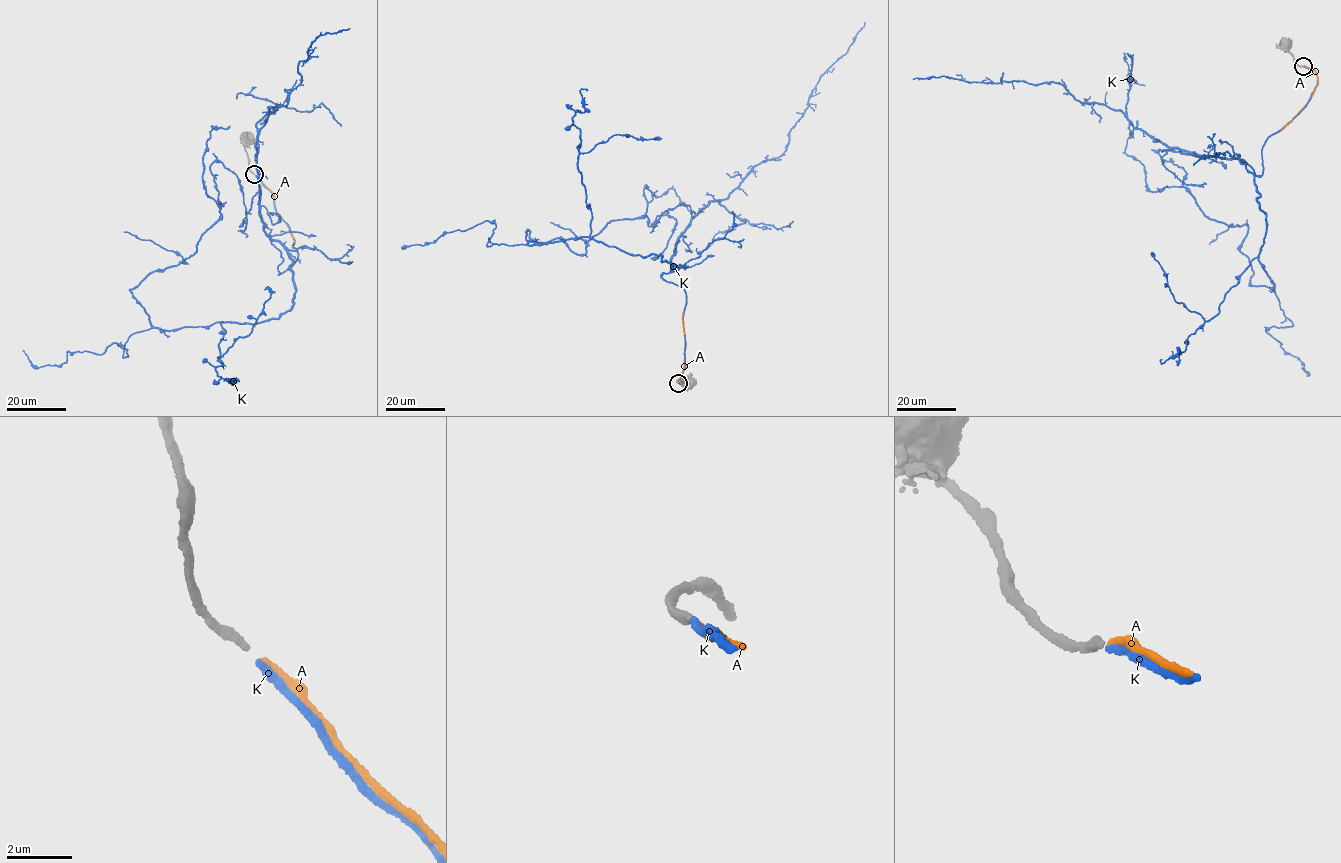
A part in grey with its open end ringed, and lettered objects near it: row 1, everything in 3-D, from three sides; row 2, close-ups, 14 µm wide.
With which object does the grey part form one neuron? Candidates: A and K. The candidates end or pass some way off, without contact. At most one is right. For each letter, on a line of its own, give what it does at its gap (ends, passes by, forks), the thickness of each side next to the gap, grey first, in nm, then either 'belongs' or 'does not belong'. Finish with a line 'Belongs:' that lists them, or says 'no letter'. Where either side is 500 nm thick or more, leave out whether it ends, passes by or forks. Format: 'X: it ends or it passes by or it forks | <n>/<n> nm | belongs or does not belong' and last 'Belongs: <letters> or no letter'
A: it ends | 280/200 nm | belongs
K: it ends | 280/220 nm | does not belong
Belongs: A

